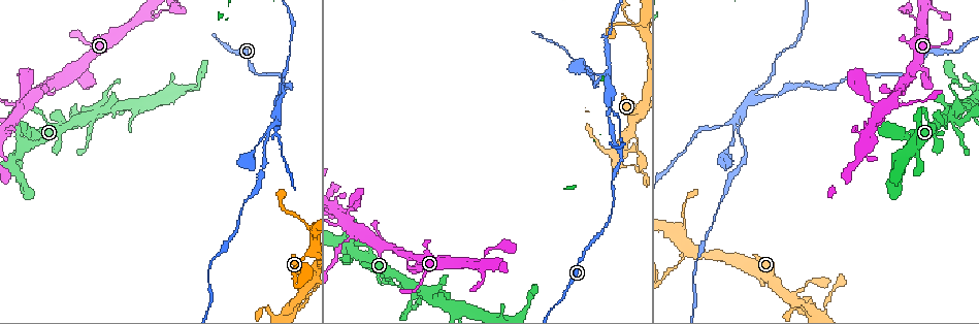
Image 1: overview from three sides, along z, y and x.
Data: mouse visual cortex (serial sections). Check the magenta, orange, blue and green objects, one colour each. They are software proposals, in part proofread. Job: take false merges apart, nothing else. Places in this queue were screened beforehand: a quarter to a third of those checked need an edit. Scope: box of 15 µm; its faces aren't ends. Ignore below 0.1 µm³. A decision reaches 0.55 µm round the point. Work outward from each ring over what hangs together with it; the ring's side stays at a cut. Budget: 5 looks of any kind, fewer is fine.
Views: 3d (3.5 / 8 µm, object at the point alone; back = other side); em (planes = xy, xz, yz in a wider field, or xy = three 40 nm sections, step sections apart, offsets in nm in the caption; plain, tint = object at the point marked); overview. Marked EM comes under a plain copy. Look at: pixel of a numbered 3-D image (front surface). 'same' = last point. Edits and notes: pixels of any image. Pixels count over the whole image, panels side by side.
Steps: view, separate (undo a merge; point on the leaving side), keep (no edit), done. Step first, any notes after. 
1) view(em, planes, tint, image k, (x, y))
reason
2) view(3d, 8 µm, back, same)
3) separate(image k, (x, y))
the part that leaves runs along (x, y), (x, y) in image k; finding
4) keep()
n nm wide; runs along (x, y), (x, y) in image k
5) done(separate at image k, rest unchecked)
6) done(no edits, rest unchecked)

view(3d, 8 µm, image 1, (348, 224))
narrows sharply

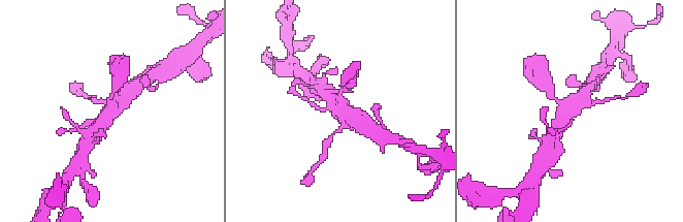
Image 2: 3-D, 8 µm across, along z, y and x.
view(em, xy, step 3, tint, image 2, (341, 108))
need the tissue

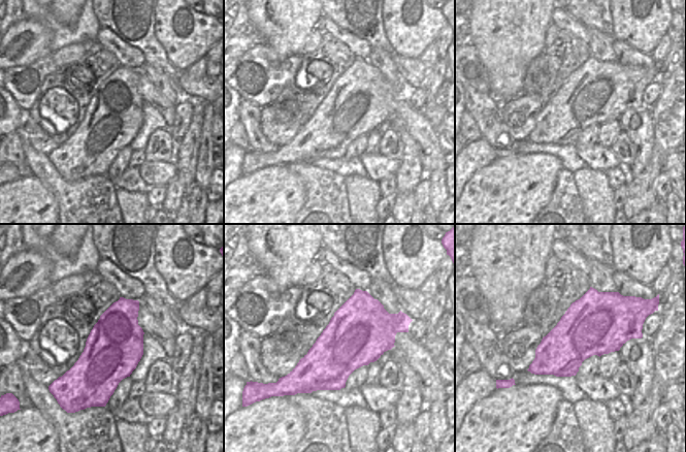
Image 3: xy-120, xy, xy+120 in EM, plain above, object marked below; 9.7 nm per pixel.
keep()
runs along (130, 90), (114, 105), (96, 133) in image 2; continuous, no second cell

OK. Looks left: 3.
view(3d, 3.5 µm, image 1, (762, 98))
three-way junction

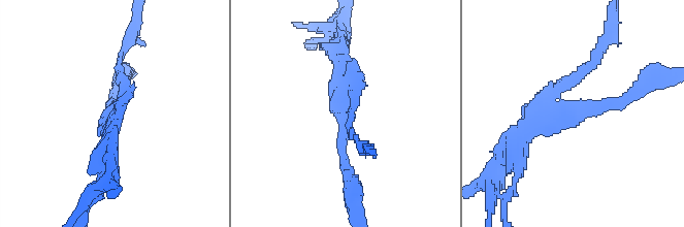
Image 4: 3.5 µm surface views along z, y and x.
view(em, xy, step 5, tint, image 4, (569, 111))
shape alone is not enough

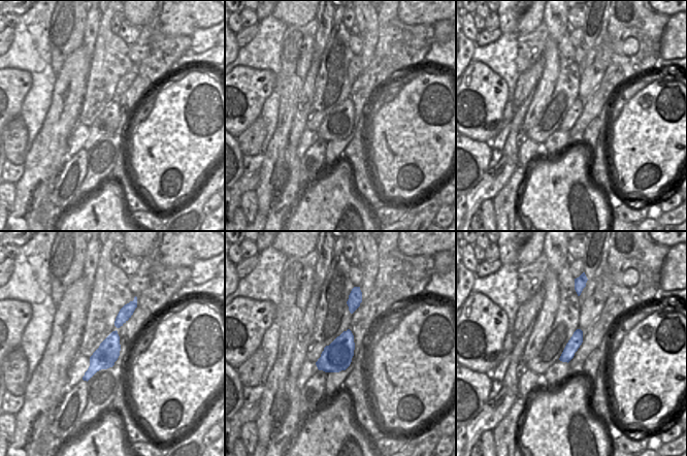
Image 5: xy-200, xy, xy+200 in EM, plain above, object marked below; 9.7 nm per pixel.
separate(image 4, (586, 70))
280 nm wide; a second cell is stuck on

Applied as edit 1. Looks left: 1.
done(separate at image 4, rest unchecked)

